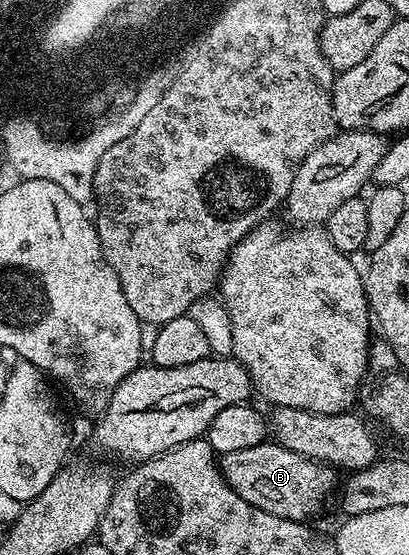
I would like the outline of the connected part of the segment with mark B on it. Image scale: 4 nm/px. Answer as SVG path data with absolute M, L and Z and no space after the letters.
M264 440L253 448L224 454L218 463L223 479L239 496L249 500L249 504L294 522L310 519L310 514L317 513L326 504L327 497L337 490L334 465L301 456L274 440Z

